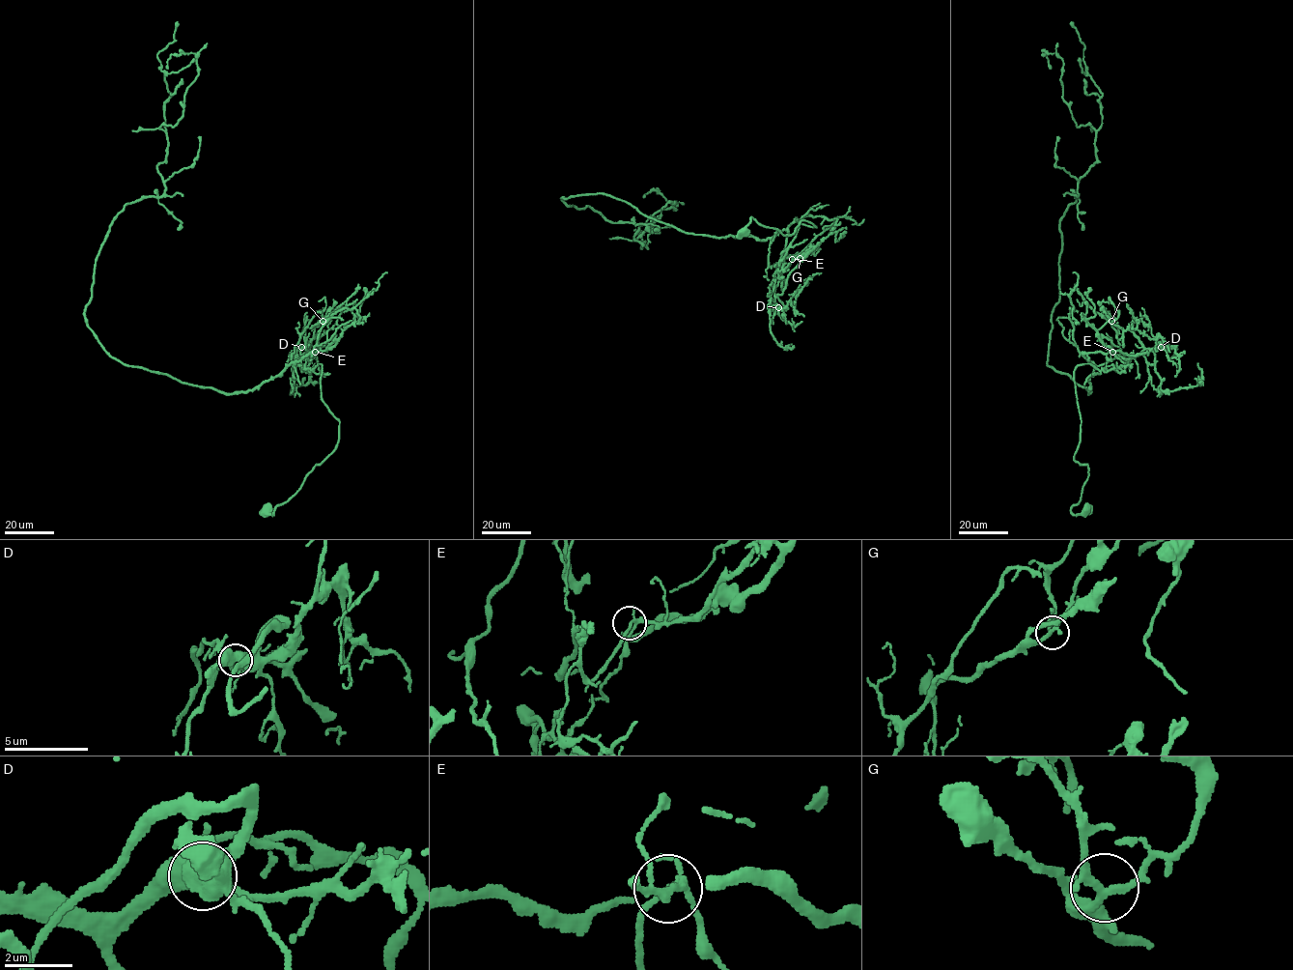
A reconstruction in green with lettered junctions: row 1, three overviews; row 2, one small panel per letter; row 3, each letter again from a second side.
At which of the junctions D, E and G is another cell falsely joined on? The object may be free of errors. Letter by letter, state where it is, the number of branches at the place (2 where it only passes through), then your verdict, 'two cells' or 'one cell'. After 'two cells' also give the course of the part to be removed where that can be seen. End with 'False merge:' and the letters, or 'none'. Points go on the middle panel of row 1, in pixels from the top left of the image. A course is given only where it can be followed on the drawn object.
D: (778, 307) | 4 | one cell
E: (792, 259) | 4 | two cells | (792, 259), (785, 230), (716, 238), (600, 193), (561, 198), (642, 223), (642, 243), (675, 209), (644, 197)
G: (800, 258) | 3 | one cell
False merge: E

